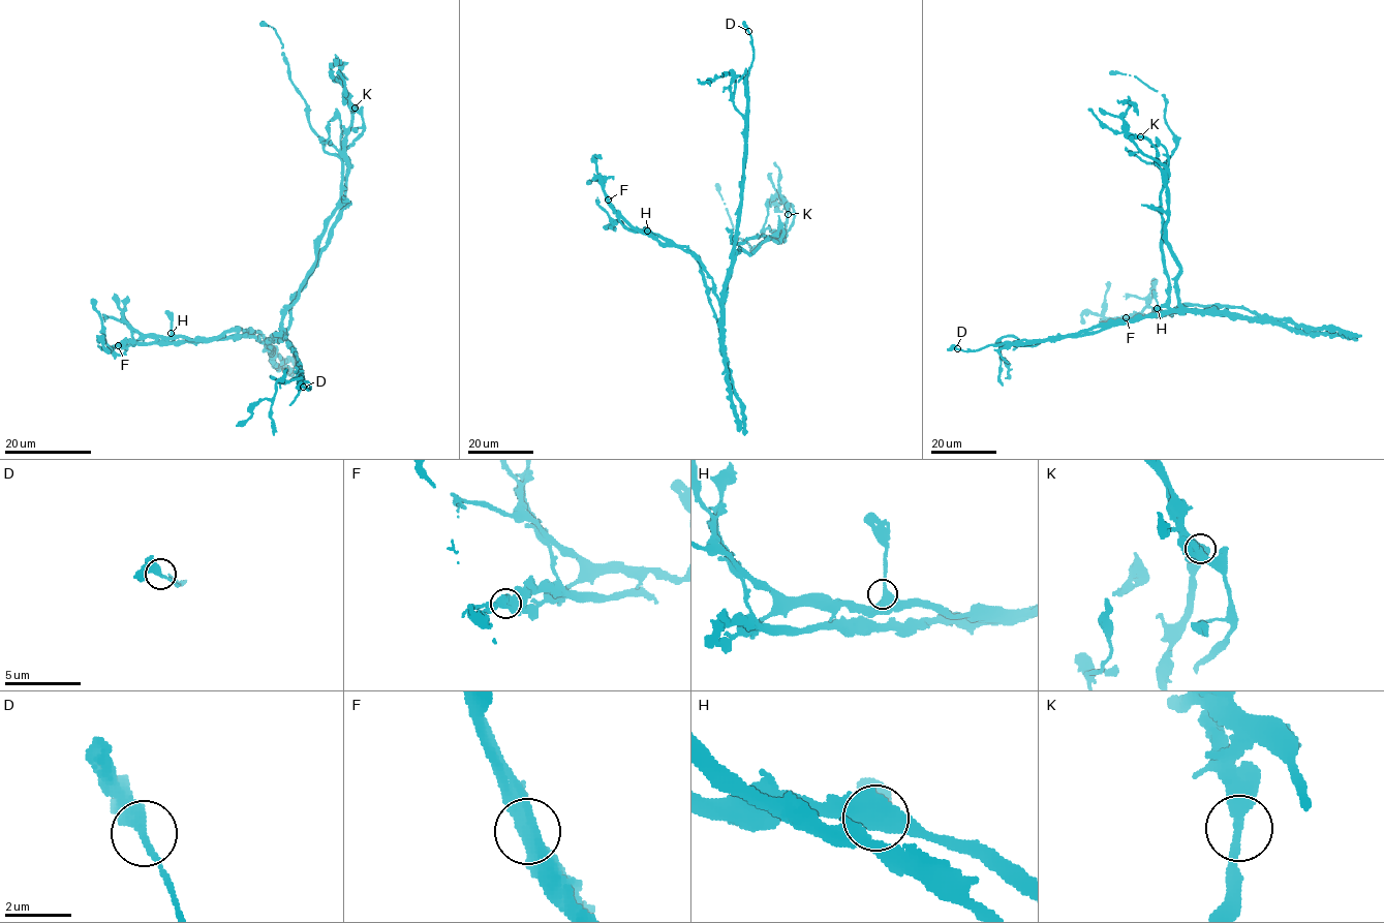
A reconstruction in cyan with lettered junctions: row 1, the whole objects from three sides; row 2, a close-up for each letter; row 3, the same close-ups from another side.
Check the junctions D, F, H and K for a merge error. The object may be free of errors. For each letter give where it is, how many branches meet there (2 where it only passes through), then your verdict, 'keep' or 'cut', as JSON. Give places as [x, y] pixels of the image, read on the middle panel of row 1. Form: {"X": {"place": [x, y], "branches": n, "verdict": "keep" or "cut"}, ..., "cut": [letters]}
{"D": {"place": [748, 31], "branches": 2, "verdict": "keep"}, "F": {"place": [608, 200], "branches": 2, "verdict": "cut"}, "H": {"place": [647, 231], "branches": 2, "verdict": "keep"}, "K": {"place": [788, 214], "branches": 2, "verdict": "keep"}, "cut": ["F"]}

